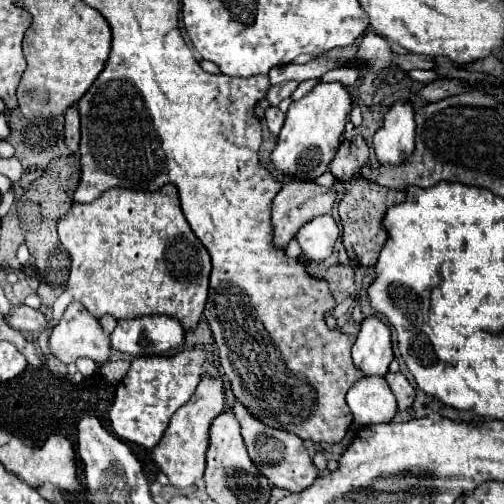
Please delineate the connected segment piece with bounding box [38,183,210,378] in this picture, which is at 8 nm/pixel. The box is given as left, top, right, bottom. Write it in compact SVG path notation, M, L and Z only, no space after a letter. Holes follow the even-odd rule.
M172 183L164 185L164 187L162 187L162 189L158 189L158 191L134 191L134 189L112 187L112 189L104 191L104 193L102 193L98 199L94 199L92 203L72 203L70 211L68 211L66 215L62 215L58 223L60 223L60 243L62 243L62 245L64 245L64 249L70 253L72 267L70 267L70 277L68 277L66 289L64 289L64 293L56 299L56 303L54 303L54 307L52 307L52 320L48 323L48 326L38 338L41 351L46 359L46 366L55 376L64 378L67 374L67 366L51 354L48 347L49 335L52 328L54 328L59 322L60 317L62 317L62 313L64 313L64 309L68 307L68 303L70 303L72 299L82 301L82 303L84 303L84 307L86 307L86 309L88 309L88 311L90 311L96 319L100 319L102 315L112 315L112 317L116 317L116 319L124 319L124 317L140 317L140 315L160 315L160 313L164 313L164 315L172 315L172 317L180 319L180 323L182 323L188 331L190 331L190 329L196 329L196 325L198 325L198 321L200 321L200 315L202 315L202 311L204 311L204 305L206 305L206 297L208 297L210 255L208 255L208 251L204 249L204 245L202 245L202 243L198 245L196 235L192 233L192 229L190 229L190 225L188 225L186 217L182 215L182 209L180 209L180 199L178 199L178 191L176 191L176 187L174 187ZM172 245L176 245L176 247L180 249L180 251L174 251L174 255L172 255Z

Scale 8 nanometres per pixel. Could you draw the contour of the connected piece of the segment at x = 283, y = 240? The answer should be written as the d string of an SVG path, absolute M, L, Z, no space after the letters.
M314 181L286 183L272 205L274 243L286 247L304 223L312 221L312 217L330 213L334 201L336 191L332 187L322 187Z

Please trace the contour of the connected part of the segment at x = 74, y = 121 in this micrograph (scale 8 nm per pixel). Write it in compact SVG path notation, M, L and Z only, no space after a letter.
M72 105L66 109L64 113L66 117L66 125L64 125L64 131L66 131L66 145L72 153L78 151L78 143L80 143L80 117L78 117L78 107Z

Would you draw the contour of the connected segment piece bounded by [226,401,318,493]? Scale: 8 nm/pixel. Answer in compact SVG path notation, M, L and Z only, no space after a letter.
M232 401L226 409L238 419L238 423L242 427L242 437L244 437L250 459L256 463L260 473L264 473L264 477L268 477L268 481L272 481L272 485L282 487L290 493L296 493L296 491L304 491L308 485L314 483L314 479L318 477L318 469L314 467L300 437L296 437L288 431L280 431L280 429L264 425L240 401Z

